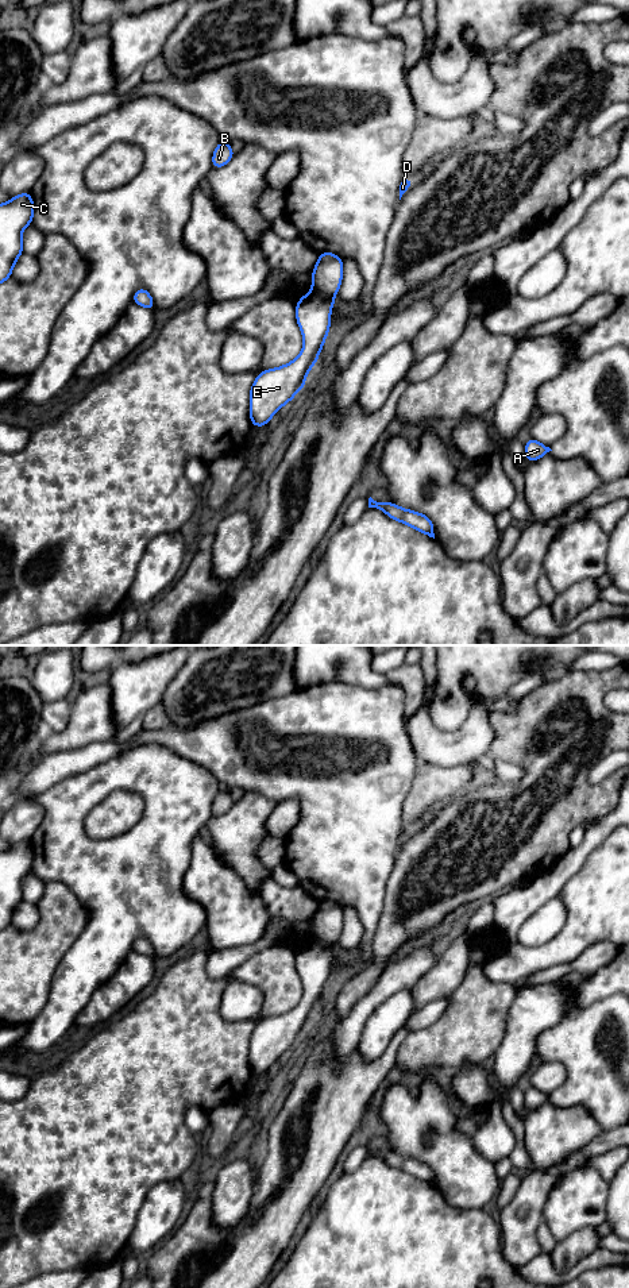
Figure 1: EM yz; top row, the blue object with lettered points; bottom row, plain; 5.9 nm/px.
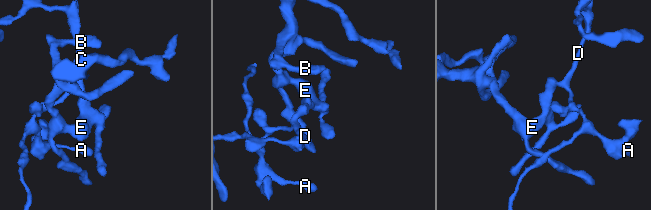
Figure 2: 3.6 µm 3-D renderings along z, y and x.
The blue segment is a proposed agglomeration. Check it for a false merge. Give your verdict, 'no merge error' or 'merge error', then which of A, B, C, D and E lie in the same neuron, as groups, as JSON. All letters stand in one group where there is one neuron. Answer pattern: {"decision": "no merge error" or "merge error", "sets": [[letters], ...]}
{"decision": "merge error", "sets": [["A", "D"], ["B", "C", "E"]]}

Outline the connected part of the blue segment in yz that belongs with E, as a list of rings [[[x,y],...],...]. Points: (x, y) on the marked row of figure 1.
[[[310,290],[296,304],[304,347],[288,365],[262,371],[250,390],[250,419],[252,427],[267,425],[269,420],[305,387],[305,377],[319,359],[331,327],[333,297]]]

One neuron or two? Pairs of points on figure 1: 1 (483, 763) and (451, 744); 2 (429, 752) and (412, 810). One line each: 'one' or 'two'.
1: two
2: two

